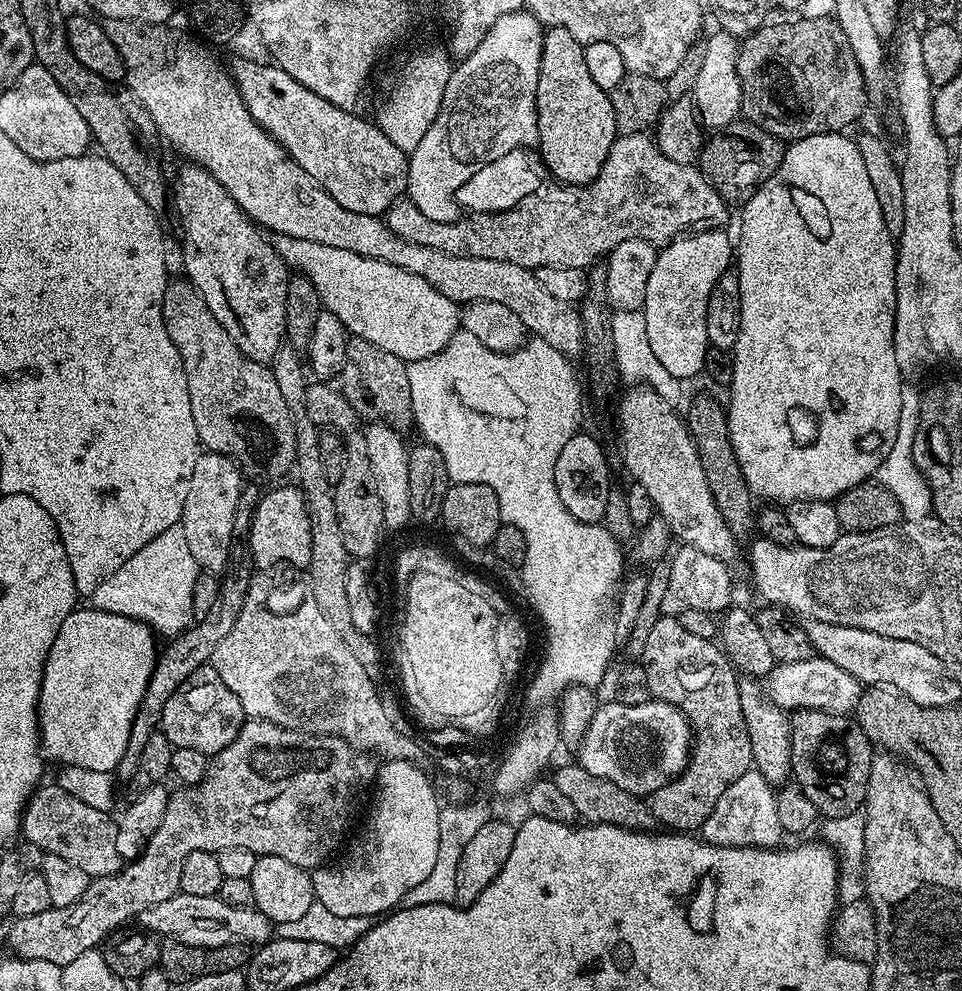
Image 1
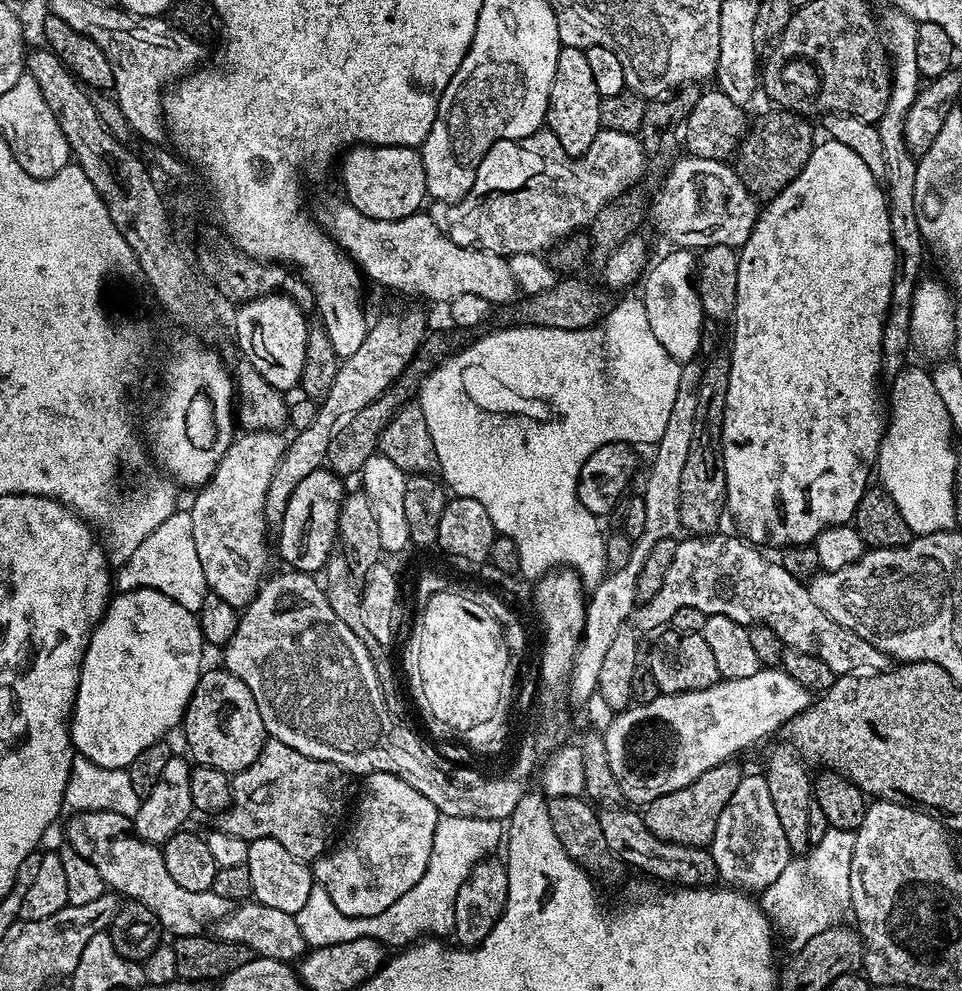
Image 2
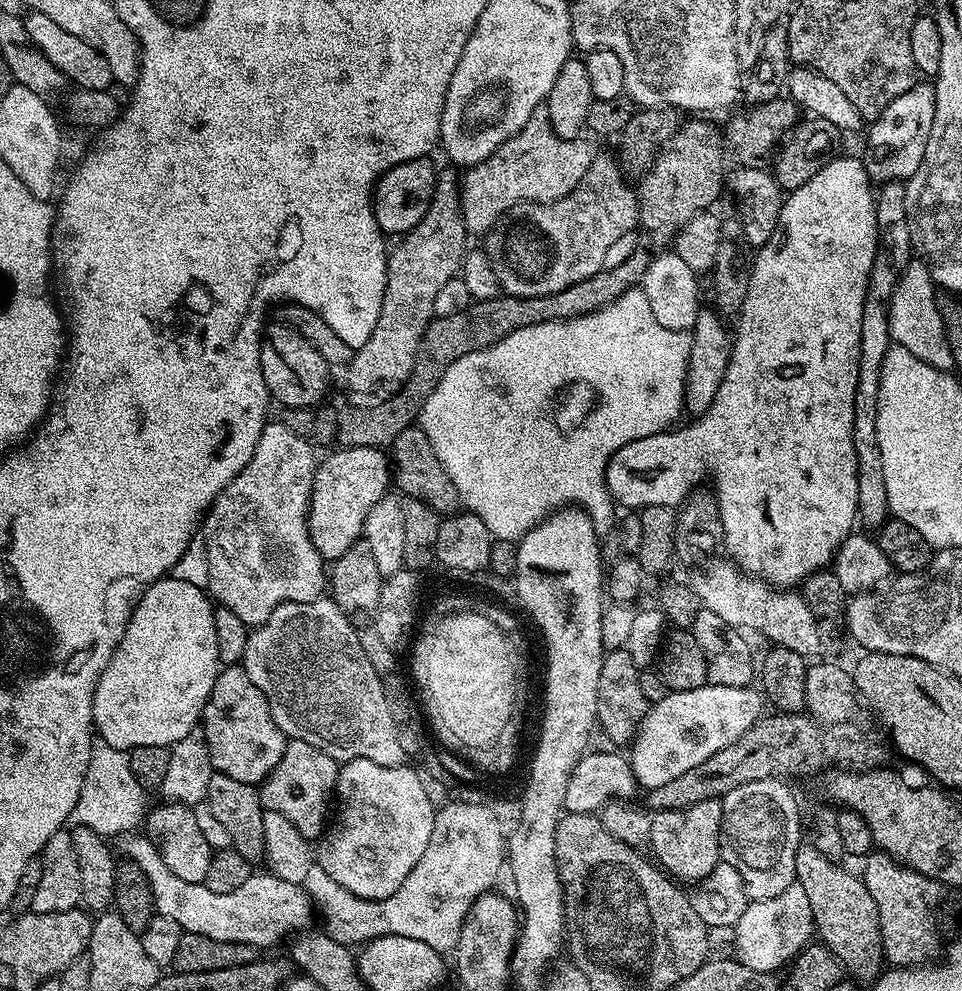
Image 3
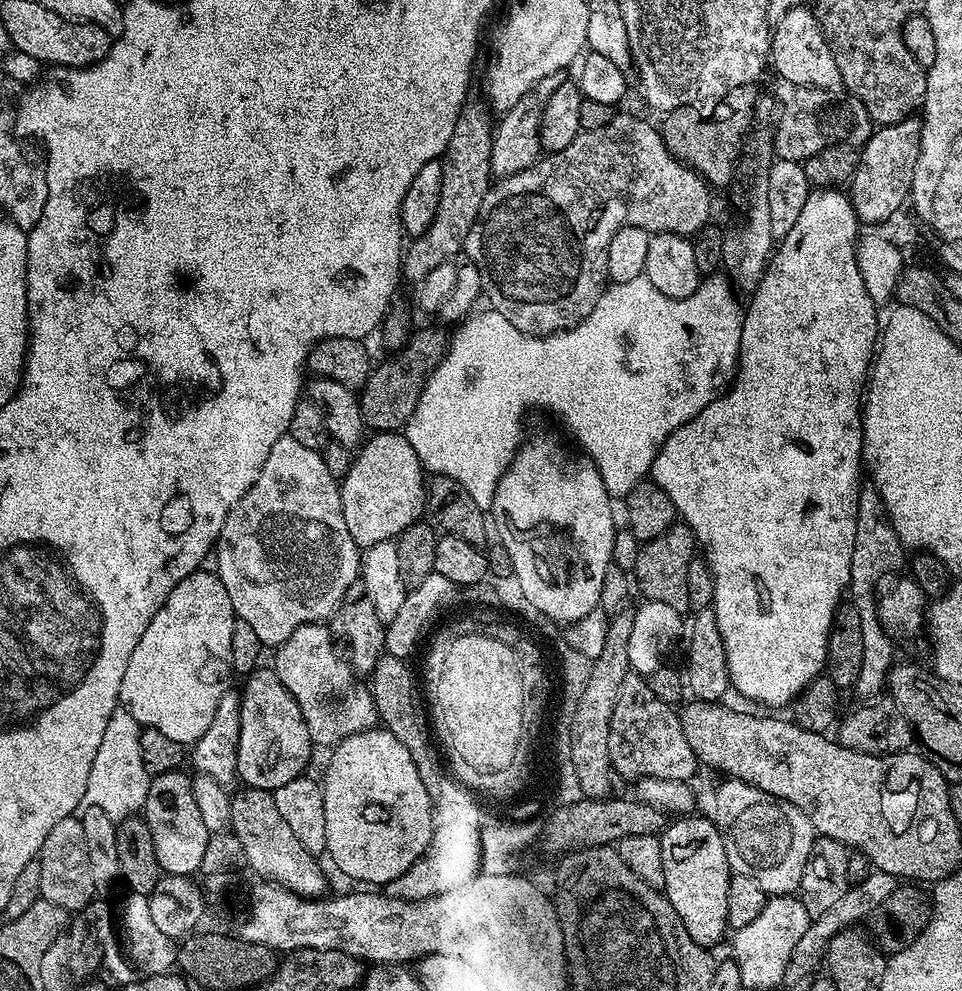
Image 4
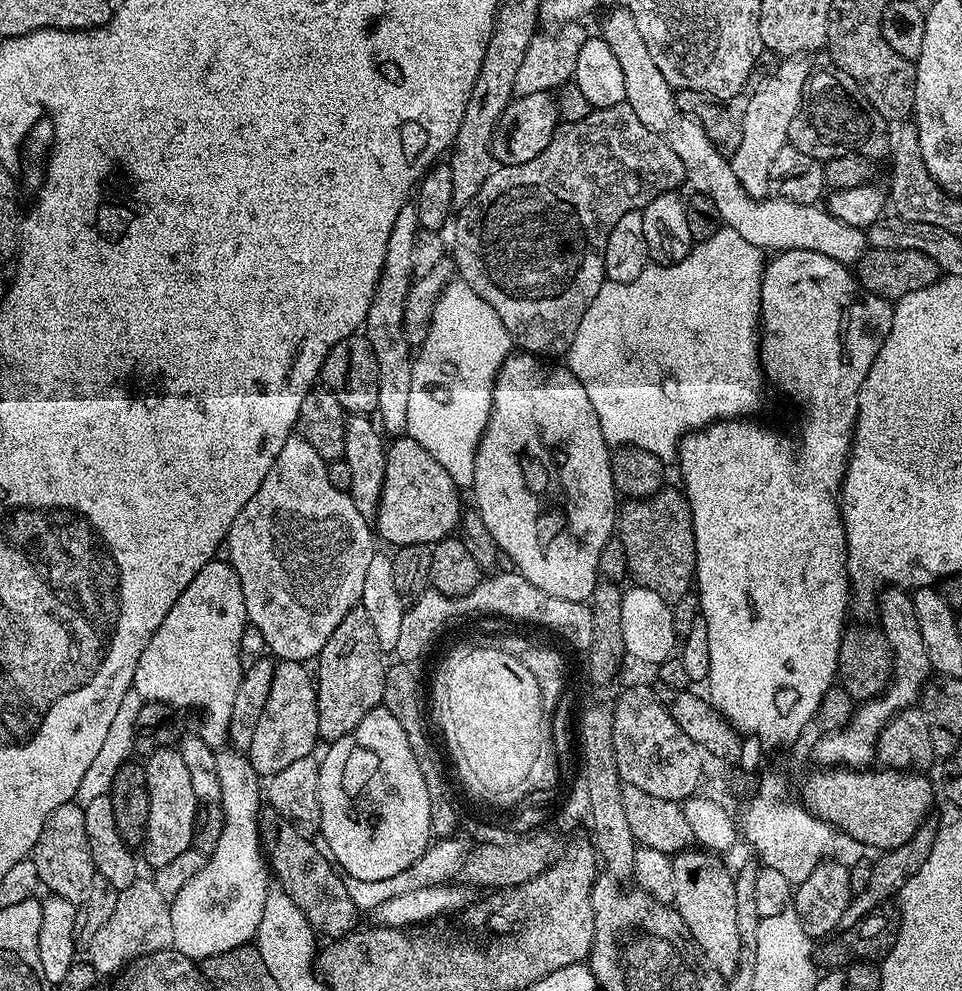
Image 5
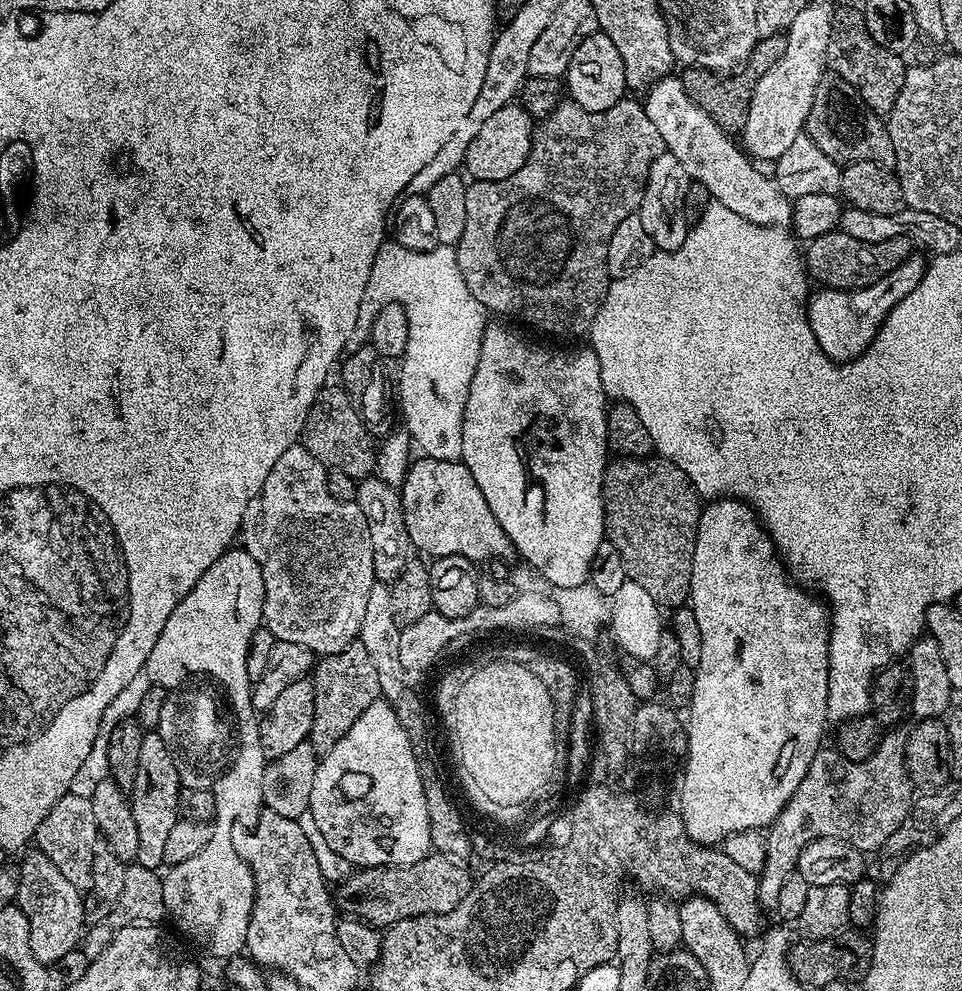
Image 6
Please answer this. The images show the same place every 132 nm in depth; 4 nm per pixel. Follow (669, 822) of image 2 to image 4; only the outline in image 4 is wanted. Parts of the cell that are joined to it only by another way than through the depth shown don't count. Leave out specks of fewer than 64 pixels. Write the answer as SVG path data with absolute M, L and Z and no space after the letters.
M684 814L667 825L664 831L659 833L660 849L662 850L662 870L664 871L664 887L662 889L667 896L670 906L684 920L684 924L690 929L693 938L699 944L713 946L723 938L724 932L729 931L728 903L730 902L730 882L734 871L728 863L728 852L724 848L724 839L716 829L715 819L697 814Z

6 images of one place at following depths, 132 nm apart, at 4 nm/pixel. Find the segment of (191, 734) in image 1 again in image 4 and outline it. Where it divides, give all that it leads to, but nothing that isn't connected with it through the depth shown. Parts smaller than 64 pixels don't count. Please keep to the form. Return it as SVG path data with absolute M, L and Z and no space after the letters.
M257 666L243 677L244 688L239 689L240 696L240 729L237 742L236 775L241 785L250 788L261 788L267 792L275 792L278 786L284 786L295 776L305 771L304 763L308 760L310 741L308 731L304 728L304 719L296 709L292 696L281 686L279 678L271 667Z

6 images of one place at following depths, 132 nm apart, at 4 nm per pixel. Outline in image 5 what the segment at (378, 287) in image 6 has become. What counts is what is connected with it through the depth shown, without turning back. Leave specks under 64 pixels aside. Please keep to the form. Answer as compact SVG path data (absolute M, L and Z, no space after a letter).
M453 278L441 287L428 333L412 362L406 435L414 438L414 442L418 442L418 446L422 446L458 486L471 485L474 478L474 458L492 409L492 384L513 348L512 336L506 326L502 326L502 318L494 314L494 306L478 298L465 280Z

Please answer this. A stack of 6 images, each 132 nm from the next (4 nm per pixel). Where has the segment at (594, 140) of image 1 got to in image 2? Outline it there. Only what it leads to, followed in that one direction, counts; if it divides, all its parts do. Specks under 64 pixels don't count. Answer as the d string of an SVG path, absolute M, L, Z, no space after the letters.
M561 47L558 66L554 70L554 86L550 86L546 128L558 138L562 150L566 150L566 154L573 158L583 156L586 150L590 150L590 142L594 142L594 138L601 130L601 99L594 77L590 75L590 66L586 63L584 49Z

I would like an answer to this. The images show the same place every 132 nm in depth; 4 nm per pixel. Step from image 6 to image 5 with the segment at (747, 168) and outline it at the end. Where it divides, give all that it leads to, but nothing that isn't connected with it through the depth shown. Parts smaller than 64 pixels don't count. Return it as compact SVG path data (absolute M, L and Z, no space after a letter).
M617 6L605 18L604 25L598 29L598 32L606 42L606 46L610 46L614 58L618 58L618 66L622 66L622 79L626 81L627 104L634 110L634 114L638 114L638 118L642 118L645 126L650 126L650 130L654 130L654 134L661 136L666 142L666 146L670 146L670 150L674 150L674 154L678 154L678 158L682 158L687 183L689 185L692 183L691 191L710 198L718 208L721 221L727 227L733 228L738 234L742 234L742 238L746 238L746 242L750 242L754 247L761 250L772 248L773 253L782 252L786 248L814 250L834 258L840 264L855 266L860 263L860 259L865 256L866 249L869 247L865 229L846 226L846 222L838 222L838 218L834 218L823 207L816 204L795 204L789 200L779 198L756 200L754 197L748 196L746 190L742 190L738 177L734 175L731 159L723 156L714 146L714 142L710 142L706 130L695 116L690 116L688 113L678 110L676 92L666 82L666 78L662 78L662 70L658 70L657 63L650 56L646 41L642 39L642 33L638 31L638 22L634 22L634 14L630 14L628 8Z

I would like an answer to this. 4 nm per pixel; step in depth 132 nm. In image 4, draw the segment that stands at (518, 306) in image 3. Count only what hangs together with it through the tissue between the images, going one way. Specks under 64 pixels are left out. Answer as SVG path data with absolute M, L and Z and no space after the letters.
M443 327L420 328L411 333L408 341L395 353L393 360L377 363L364 387L359 389L360 413L365 425L376 432L394 432L403 429L414 414L418 398L433 368L444 357L450 343L449 333Z

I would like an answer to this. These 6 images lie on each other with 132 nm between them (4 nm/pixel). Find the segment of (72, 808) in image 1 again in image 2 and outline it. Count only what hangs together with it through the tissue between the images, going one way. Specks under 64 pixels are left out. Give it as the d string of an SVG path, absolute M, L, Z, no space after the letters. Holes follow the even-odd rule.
M77 812L69 815L67 847L73 848L98 874L113 893L130 900L140 900L158 918L165 933L177 936L199 936L204 924L211 925L232 911L233 901L218 898L211 890L185 890L170 878L163 851L150 841L140 840L133 834L129 817L113 812ZM113 888L113 889L112 889ZM121 892L121 893L120 893Z

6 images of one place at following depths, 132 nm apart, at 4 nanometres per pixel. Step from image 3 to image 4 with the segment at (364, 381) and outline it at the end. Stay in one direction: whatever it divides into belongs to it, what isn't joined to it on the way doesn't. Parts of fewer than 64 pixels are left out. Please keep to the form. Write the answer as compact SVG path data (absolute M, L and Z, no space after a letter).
M472 103L460 112L458 122L454 126L454 134L450 134L450 142L440 160L442 198L438 198L434 222L430 222L427 230L407 245L402 256L402 276L405 281L408 279L412 280L411 282L419 282L430 270L434 270L434 266L445 264L461 255L466 234L470 234L470 226L474 226L474 218L478 218L482 198L486 198L494 180L490 166L494 120L485 112Z

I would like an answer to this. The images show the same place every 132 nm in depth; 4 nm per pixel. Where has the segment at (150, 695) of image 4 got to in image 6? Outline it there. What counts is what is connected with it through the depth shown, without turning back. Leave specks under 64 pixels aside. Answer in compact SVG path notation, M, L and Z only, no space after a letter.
M233 546L221 554L218 562L198 578L194 590L174 606L174 614L166 618L146 671L153 684L176 690L188 672L209 672L223 691L229 692L236 708L240 708L242 732L260 736L258 713L252 706L252 681L244 674L244 659L250 638L262 626L264 618L264 583L262 570L242 546Z

